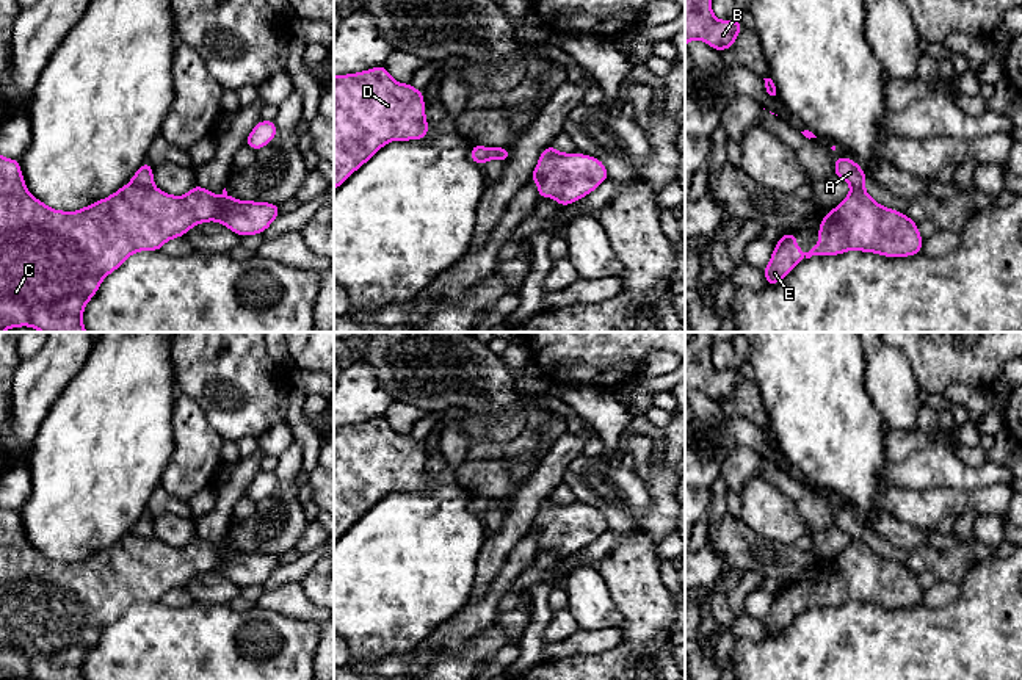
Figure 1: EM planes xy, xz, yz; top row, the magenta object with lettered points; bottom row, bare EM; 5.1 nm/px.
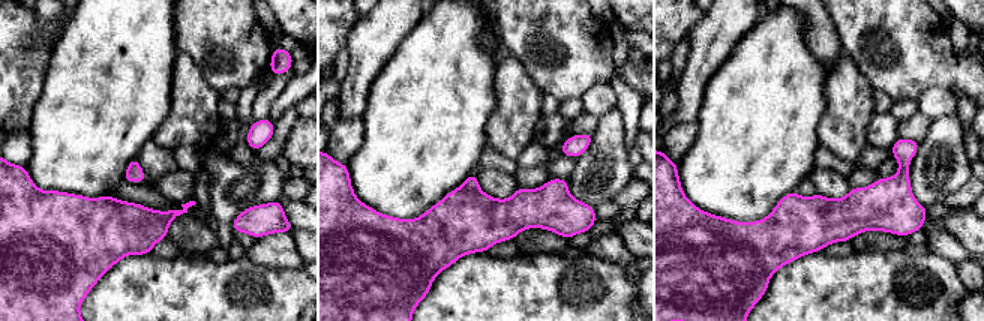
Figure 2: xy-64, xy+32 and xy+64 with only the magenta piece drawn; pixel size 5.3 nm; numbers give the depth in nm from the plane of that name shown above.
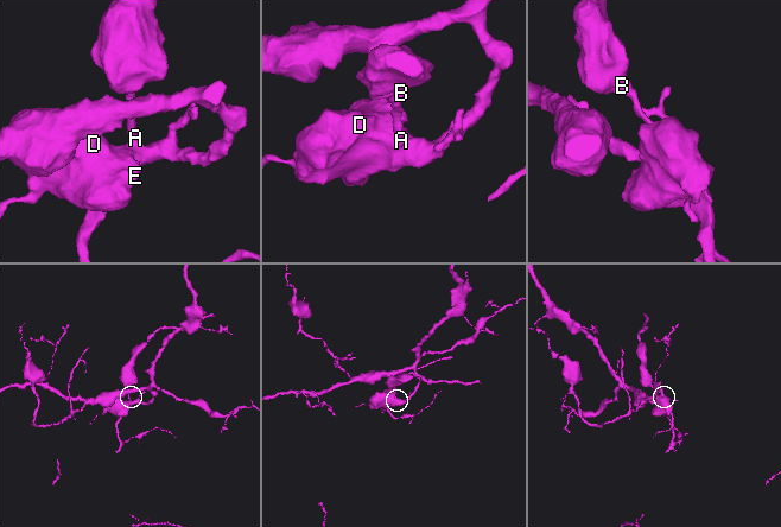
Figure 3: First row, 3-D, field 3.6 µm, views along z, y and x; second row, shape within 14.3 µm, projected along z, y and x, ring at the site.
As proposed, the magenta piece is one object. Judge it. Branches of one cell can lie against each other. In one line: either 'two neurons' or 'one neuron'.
two neurons

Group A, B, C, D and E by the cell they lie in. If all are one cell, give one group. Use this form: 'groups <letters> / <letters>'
groups A B / C D E

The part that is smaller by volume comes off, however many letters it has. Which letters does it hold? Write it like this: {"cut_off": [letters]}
{"cut_off": ["A", "B"]}

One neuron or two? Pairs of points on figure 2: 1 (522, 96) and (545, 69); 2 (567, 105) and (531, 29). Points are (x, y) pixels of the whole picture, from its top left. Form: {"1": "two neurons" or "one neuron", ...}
{"1": "two neurons", "2": "two neurons"}

